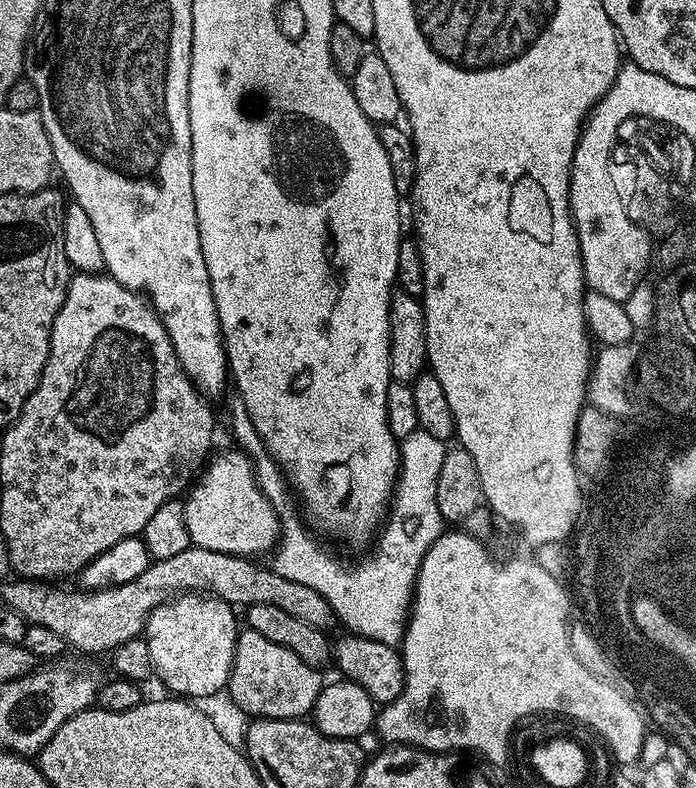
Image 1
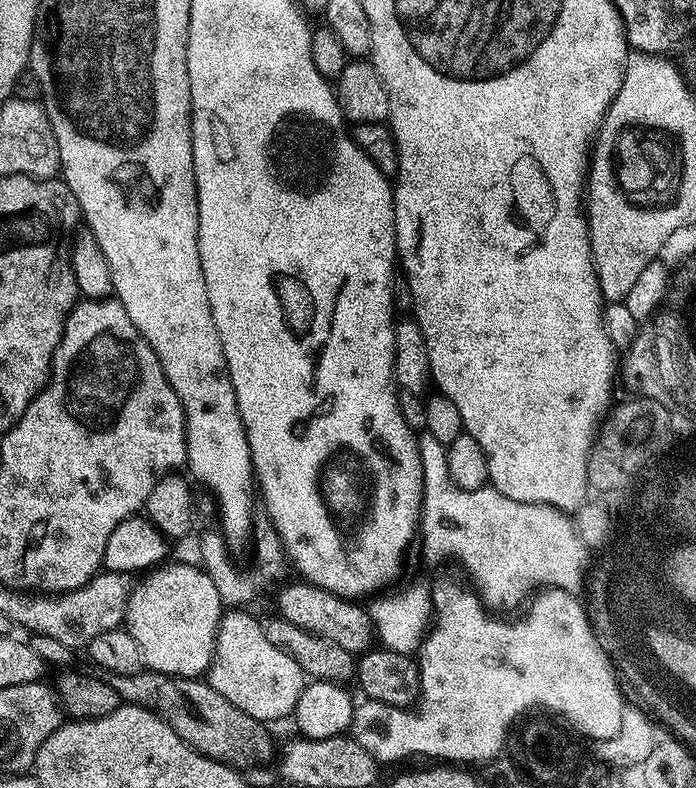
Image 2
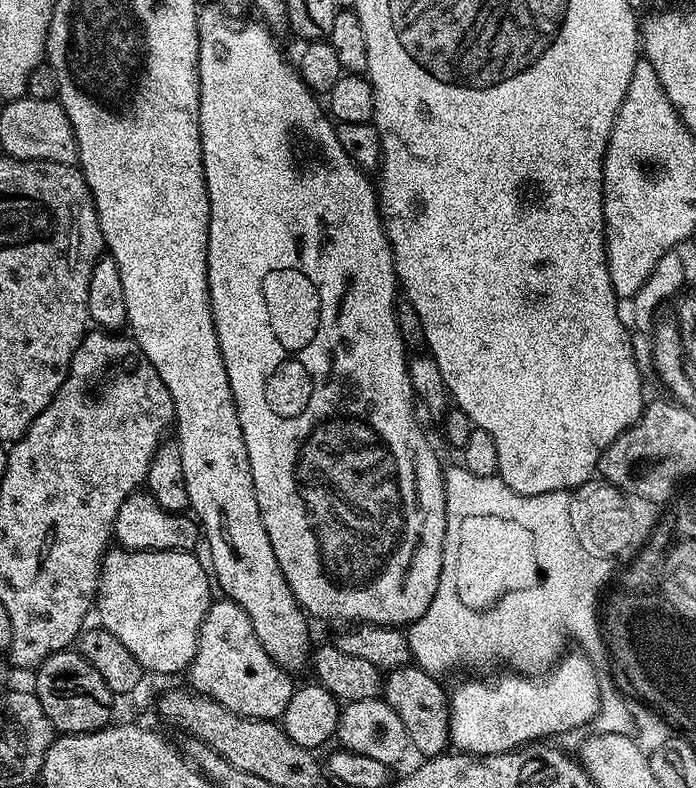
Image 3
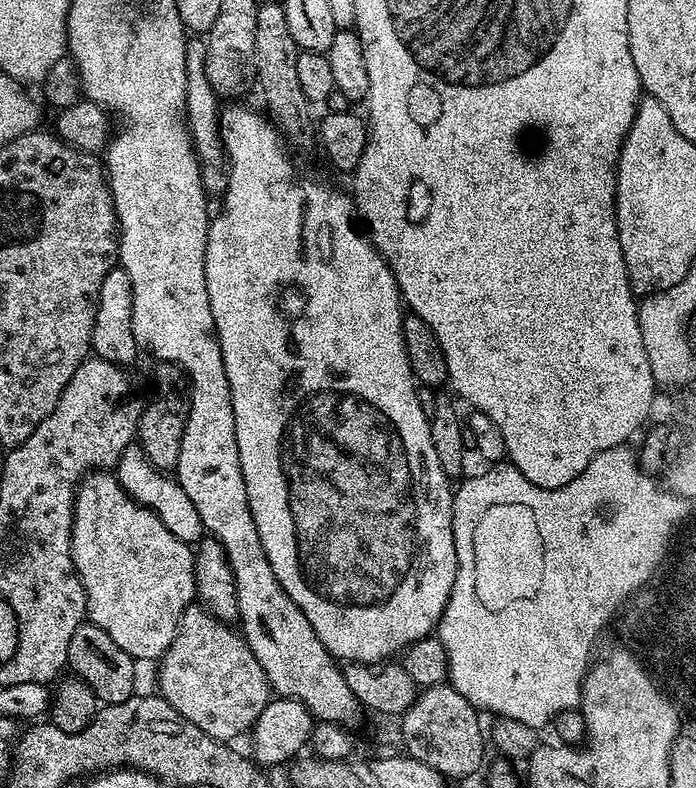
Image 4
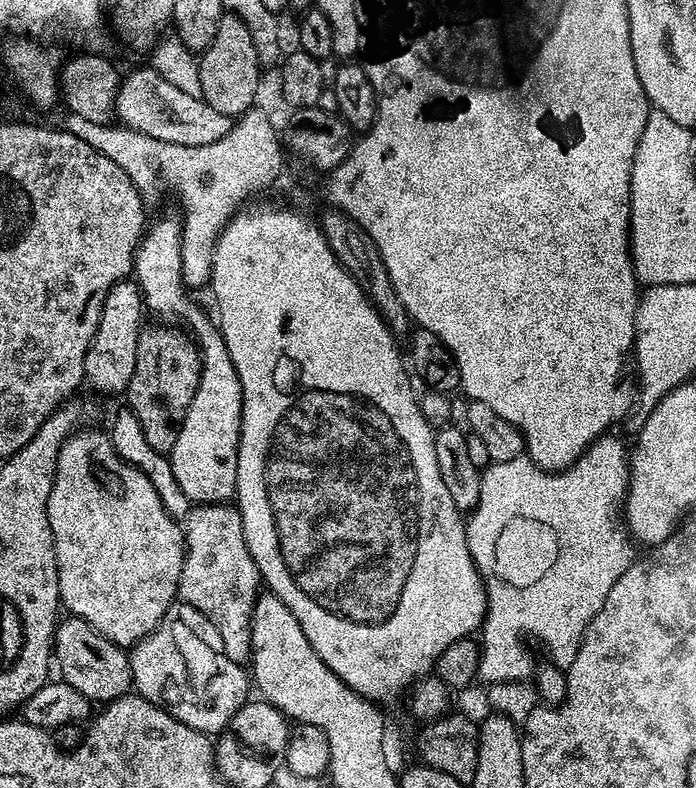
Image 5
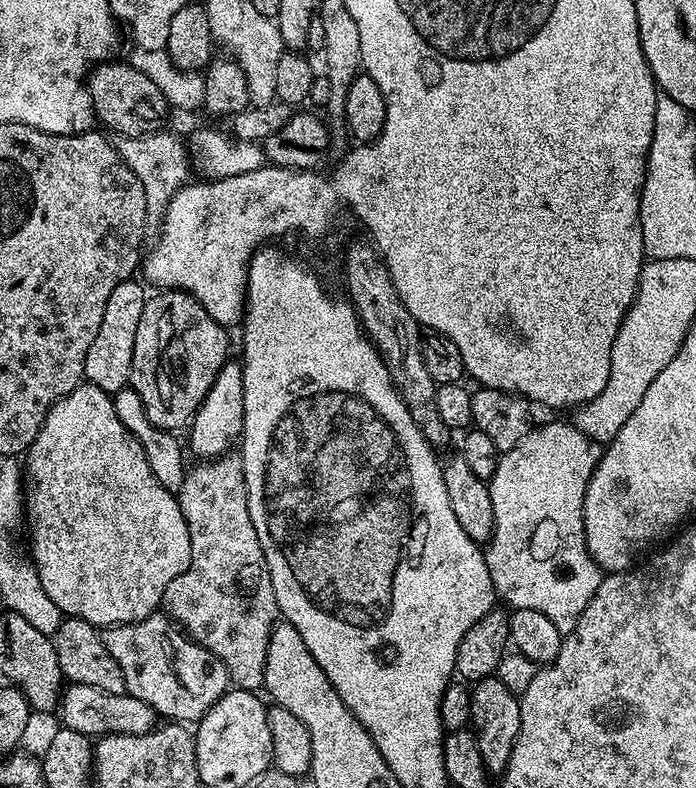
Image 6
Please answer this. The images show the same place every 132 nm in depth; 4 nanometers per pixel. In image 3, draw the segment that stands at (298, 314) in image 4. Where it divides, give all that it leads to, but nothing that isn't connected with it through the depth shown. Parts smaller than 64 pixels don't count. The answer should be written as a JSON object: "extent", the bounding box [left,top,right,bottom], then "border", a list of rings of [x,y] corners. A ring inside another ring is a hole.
{"extent":[196,6,446,626],"border":[[[216,6],[201,7],[196,25],[200,35],[200,145],[210,198],[208,297],[212,303],[222,362],[230,378],[238,422],[246,442],[262,526],[266,526],[266,534],[270,534],[274,558],[278,558],[278,566],[282,566],[282,574],[294,598],[309,617],[341,620],[344,626],[407,626],[426,614],[438,590],[446,530],[446,494],[442,463],[436,457],[425,429],[414,418],[409,357],[396,321],[396,264],[392,261],[388,233],[384,231],[378,192],[373,181],[372,184],[368,181],[369,173],[359,168],[350,154],[342,150],[336,124],[326,115],[321,101],[320,104],[316,101],[319,100],[317,93],[305,86],[296,67],[276,45],[277,37],[272,29],[259,19],[251,19],[233,18]]]}

